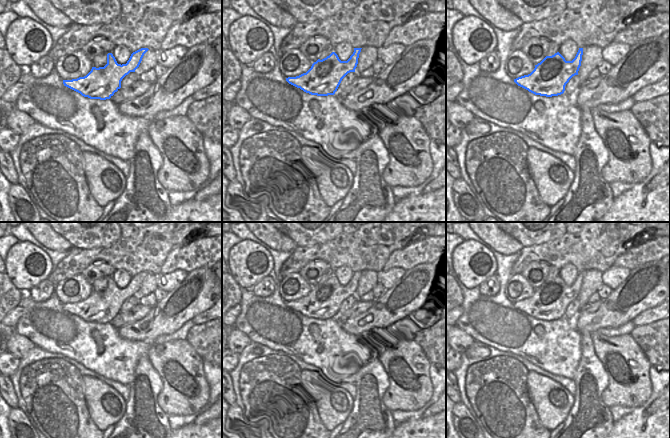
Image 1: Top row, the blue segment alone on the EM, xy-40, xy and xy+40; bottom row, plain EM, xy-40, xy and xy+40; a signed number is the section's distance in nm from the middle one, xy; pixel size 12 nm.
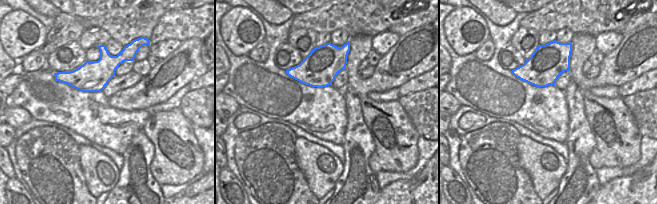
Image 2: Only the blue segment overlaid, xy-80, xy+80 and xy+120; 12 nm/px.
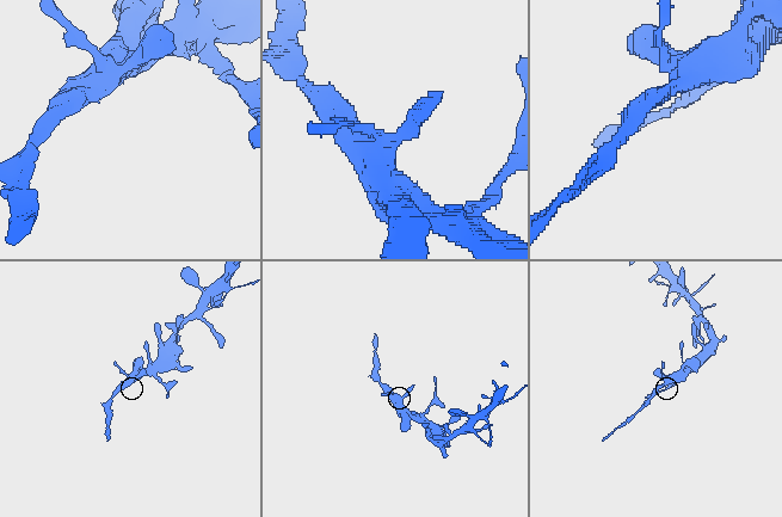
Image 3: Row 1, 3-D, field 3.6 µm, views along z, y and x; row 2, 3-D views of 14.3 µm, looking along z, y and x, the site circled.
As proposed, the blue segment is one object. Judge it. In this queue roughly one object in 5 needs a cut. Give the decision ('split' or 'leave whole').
leave whole

